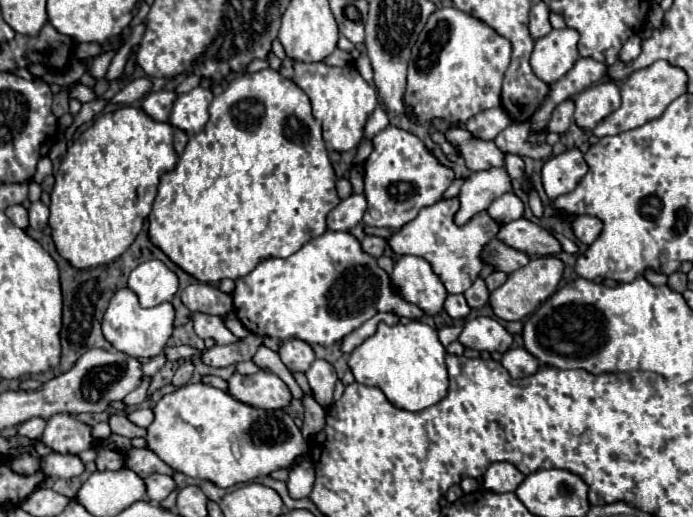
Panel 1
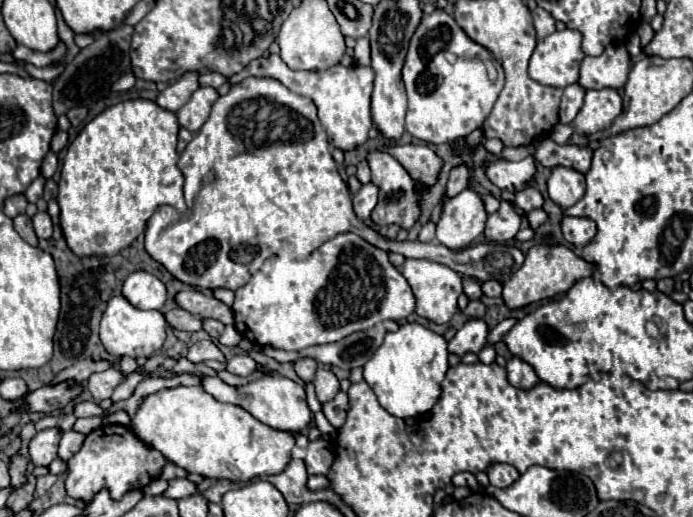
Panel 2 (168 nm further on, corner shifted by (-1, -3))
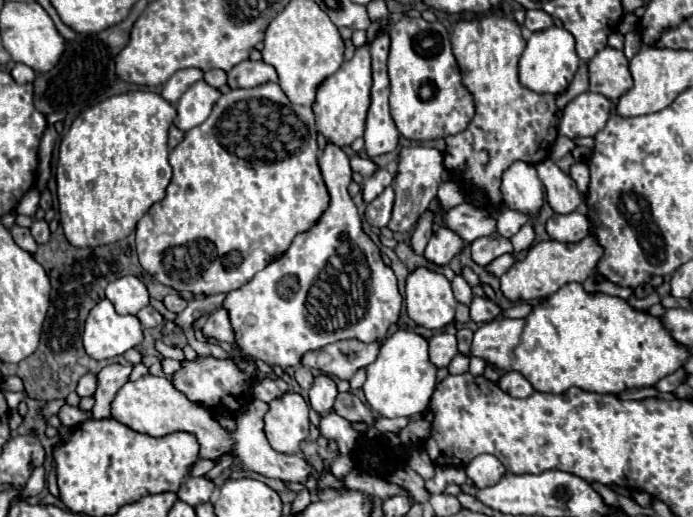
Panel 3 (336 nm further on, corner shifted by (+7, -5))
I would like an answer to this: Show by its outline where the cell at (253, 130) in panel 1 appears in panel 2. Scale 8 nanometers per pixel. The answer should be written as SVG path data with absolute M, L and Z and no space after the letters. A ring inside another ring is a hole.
M248 77L232 85L224 97L218 97L218 101L212 105L210 119L180 155L178 169L184 175L186 211L180 213L174 207L158 207L146 227L146 251L176 279L194 287L226 287L236 291L238 287L248 283L252 261L266 259L268 255L304 259L324 241L346 231L360 235L380 249L402 253L404 257L424 257L442 263L464 277L478 279L480 283L488 279L506 283L524 263L522 251L514 245L476 243L460 251L452 251L438 241L388 241L380 237L374 229L366 227L362 221L356 219L352 211L348 185L340 177L330 155L326 131L316 117L316 105L312 103L312 99L292 93L276 79Z

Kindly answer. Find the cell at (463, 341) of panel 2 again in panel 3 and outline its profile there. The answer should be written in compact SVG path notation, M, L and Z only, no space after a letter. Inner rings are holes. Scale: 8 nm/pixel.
M438 333L428 339L430 361L436 367L448 367L456 355L456 337L452 333Z

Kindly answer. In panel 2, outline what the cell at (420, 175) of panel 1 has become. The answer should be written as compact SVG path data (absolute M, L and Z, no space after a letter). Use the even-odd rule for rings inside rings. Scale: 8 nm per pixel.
M380 151L368 153L368 165L372 171L372 183L378 187L378 205L372 211L372 221L376 225L396 223L402 229L410 229L420 217L420 199L422 199L422 195L416 189L414 177L390 153L380 153Z

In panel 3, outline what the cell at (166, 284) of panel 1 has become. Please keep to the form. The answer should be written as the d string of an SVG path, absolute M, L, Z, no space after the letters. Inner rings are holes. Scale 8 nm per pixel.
M120 277L106 287L106 299L122 315L136 315L142 307L148 305L148 289L138 277Z

